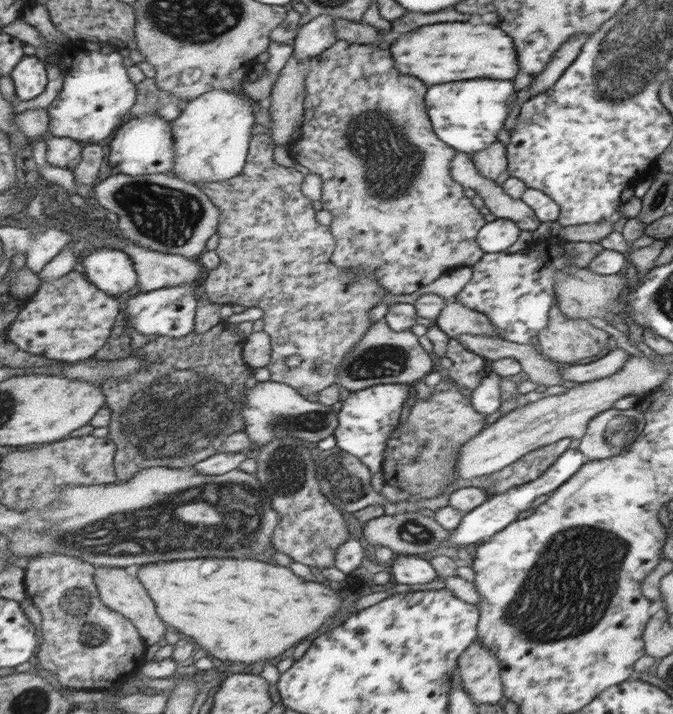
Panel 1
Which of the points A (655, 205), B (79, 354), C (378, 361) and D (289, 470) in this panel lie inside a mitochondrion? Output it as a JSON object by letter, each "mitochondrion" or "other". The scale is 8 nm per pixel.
{"A":"mitochondrion","B":"other","C":"mitochondrion","D":"mitochondrion"}

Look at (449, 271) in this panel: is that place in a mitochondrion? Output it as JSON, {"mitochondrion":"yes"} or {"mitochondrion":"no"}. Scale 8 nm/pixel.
{"mitochondrion":"no"}

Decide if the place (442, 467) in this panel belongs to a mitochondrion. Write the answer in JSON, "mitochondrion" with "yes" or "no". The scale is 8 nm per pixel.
{"mitochondrion":"yes"}

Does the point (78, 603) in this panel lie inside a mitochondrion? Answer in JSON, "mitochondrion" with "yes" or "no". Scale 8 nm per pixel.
{"mitochondrion":"yes"}

